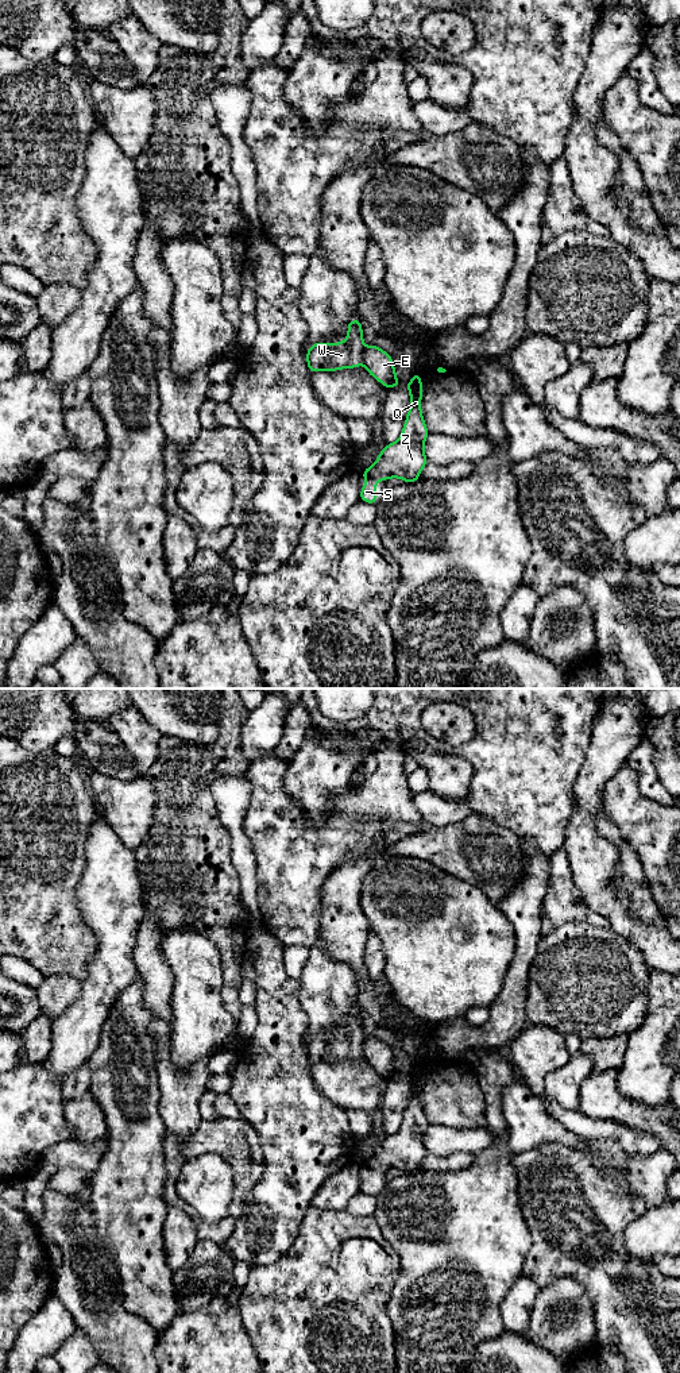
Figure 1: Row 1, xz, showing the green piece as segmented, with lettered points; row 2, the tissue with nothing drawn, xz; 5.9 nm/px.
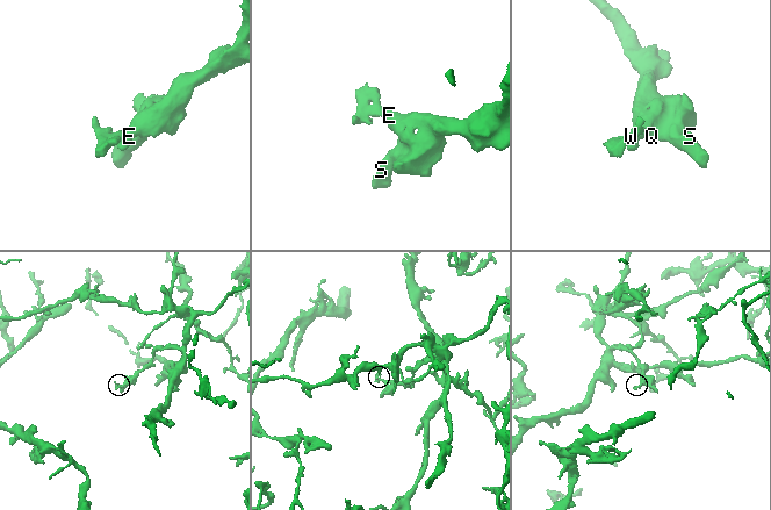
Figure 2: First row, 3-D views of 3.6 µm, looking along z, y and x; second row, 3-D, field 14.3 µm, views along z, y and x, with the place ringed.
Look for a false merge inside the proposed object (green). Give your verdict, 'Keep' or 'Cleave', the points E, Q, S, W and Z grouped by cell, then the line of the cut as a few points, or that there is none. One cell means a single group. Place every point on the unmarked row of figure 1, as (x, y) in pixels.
Cleave. Groups: E Q S Z / W. Split along xz (366, 1038), (363, 1055)

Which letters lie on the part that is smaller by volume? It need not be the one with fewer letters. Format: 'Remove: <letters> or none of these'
Remove: W

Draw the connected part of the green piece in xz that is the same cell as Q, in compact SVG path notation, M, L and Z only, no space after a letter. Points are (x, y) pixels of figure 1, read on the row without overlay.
M418 1062L405 1076L409 1080L412 1096L409 1099L402 1125L395 1134L383 1138L375 1154L363 1161L364 1179L360 1192L376 1197L376 1172L401 1169L406 1175L418 1173L418 1165L426 1157L424 1135L429 1126L421 1103L422 1073Z

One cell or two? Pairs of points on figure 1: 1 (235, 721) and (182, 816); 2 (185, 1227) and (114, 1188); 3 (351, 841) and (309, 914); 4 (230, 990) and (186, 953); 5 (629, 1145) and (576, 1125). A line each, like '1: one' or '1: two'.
1: one
2: two
3: one
4: two
5: one

